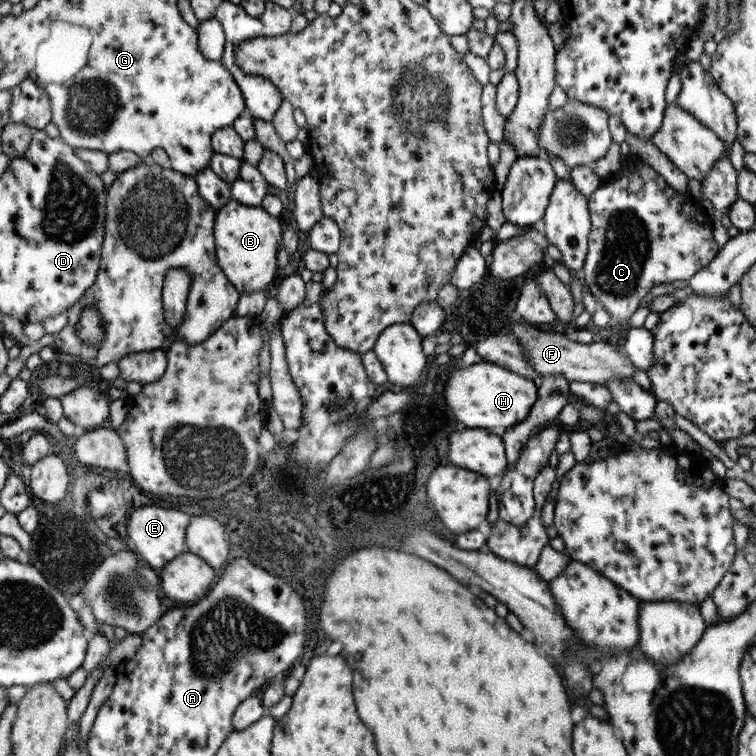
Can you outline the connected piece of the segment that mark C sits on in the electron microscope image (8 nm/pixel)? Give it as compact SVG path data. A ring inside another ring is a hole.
M641 162L623 168L610 177L613 188L597 187L588 198L590 229L586 255L578 275L595 301L603 304L611 320L625 325L653 286L675 280L688 281L693 274L709 264L718 251L712 237L712 218L686 194L675 192L651 167Z

